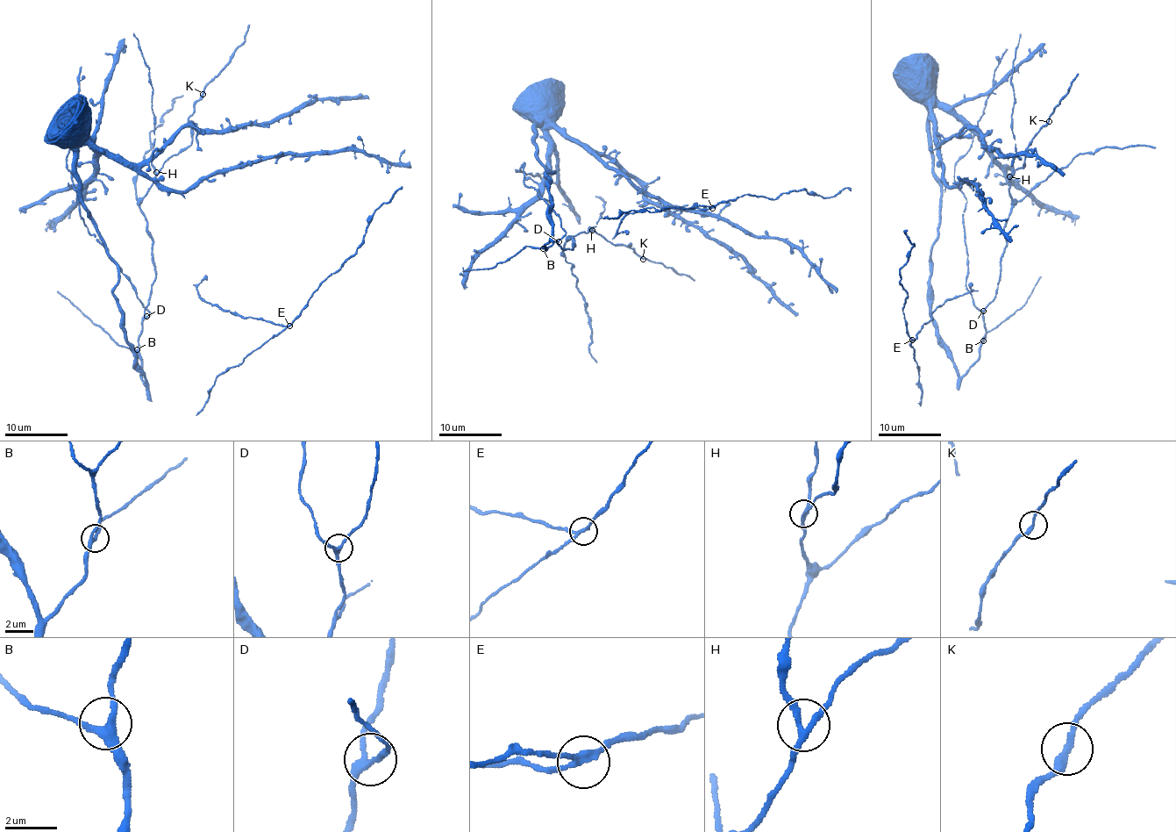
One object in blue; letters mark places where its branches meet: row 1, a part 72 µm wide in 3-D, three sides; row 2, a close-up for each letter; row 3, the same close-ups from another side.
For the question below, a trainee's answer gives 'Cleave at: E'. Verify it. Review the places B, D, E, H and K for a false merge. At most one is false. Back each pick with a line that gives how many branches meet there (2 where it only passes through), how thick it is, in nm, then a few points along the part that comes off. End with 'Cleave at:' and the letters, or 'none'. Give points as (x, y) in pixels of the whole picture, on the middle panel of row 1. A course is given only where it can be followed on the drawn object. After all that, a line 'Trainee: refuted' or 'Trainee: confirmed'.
E: Branches: 3. Thickness 200 nm. Course of the part to remove: (712, 208), (666, 207), (659, 211), (645, 208), (630, 213), (622, 220), (617, 231), (628, 232)
Cleave at: E
Trainee: confirmed

